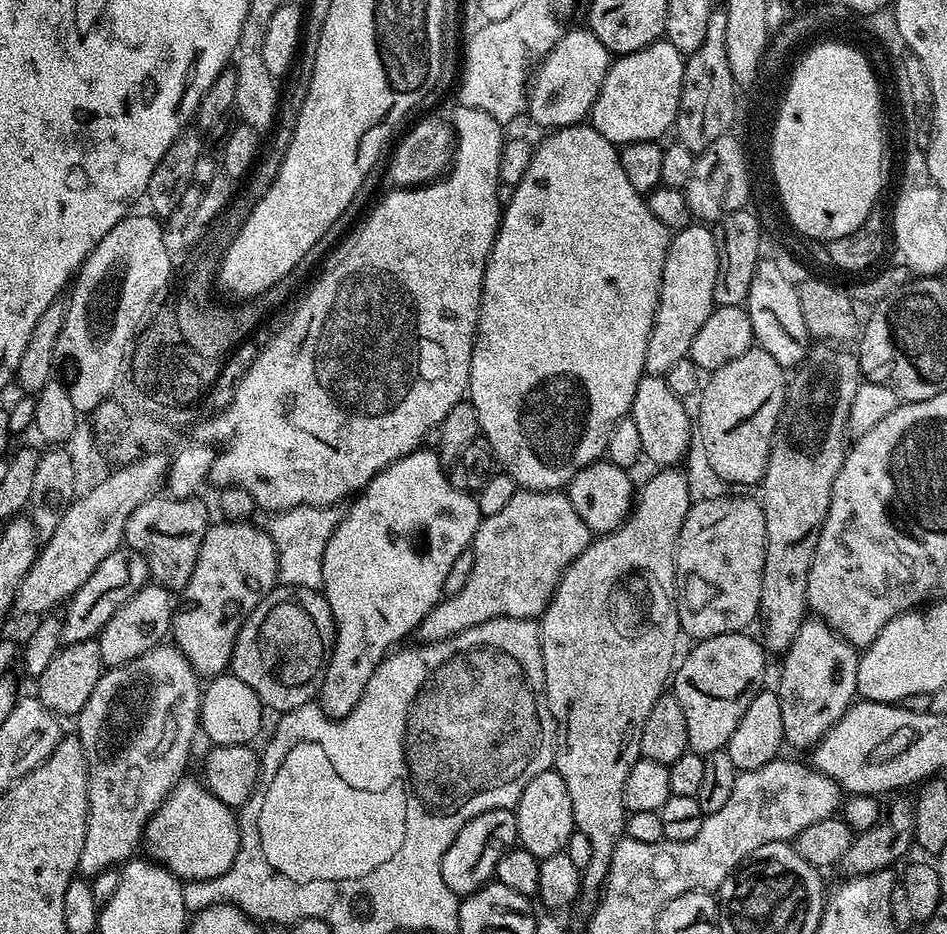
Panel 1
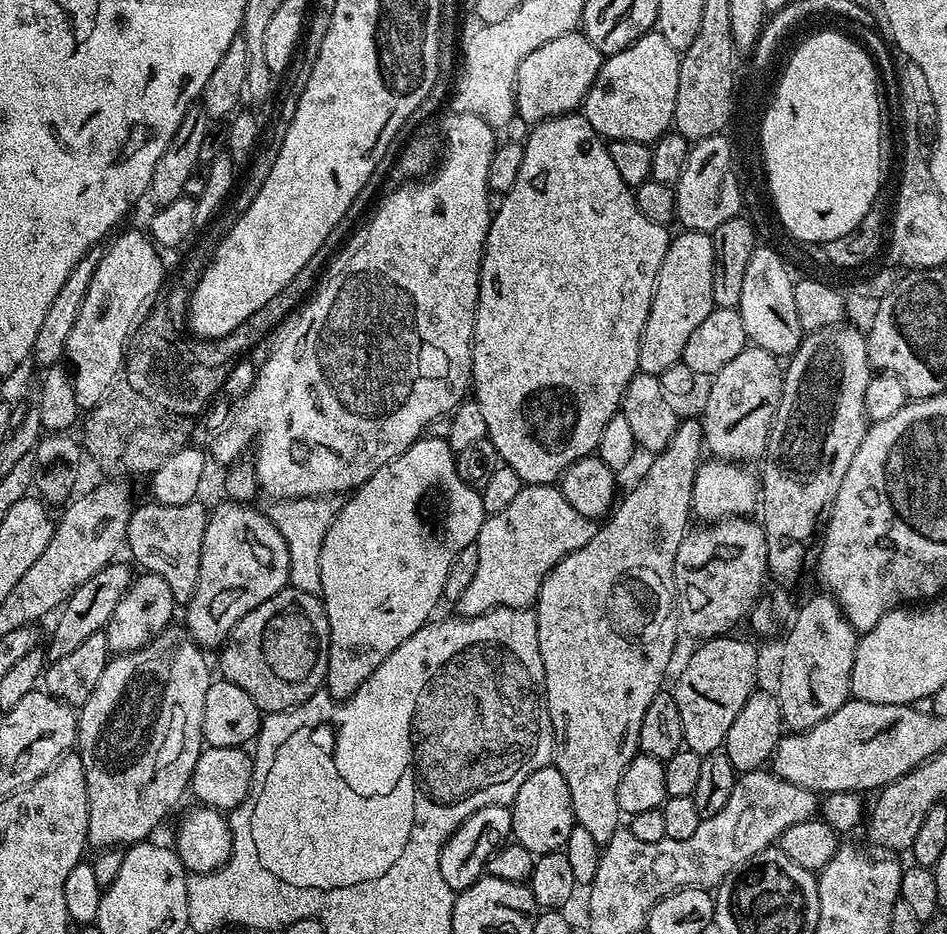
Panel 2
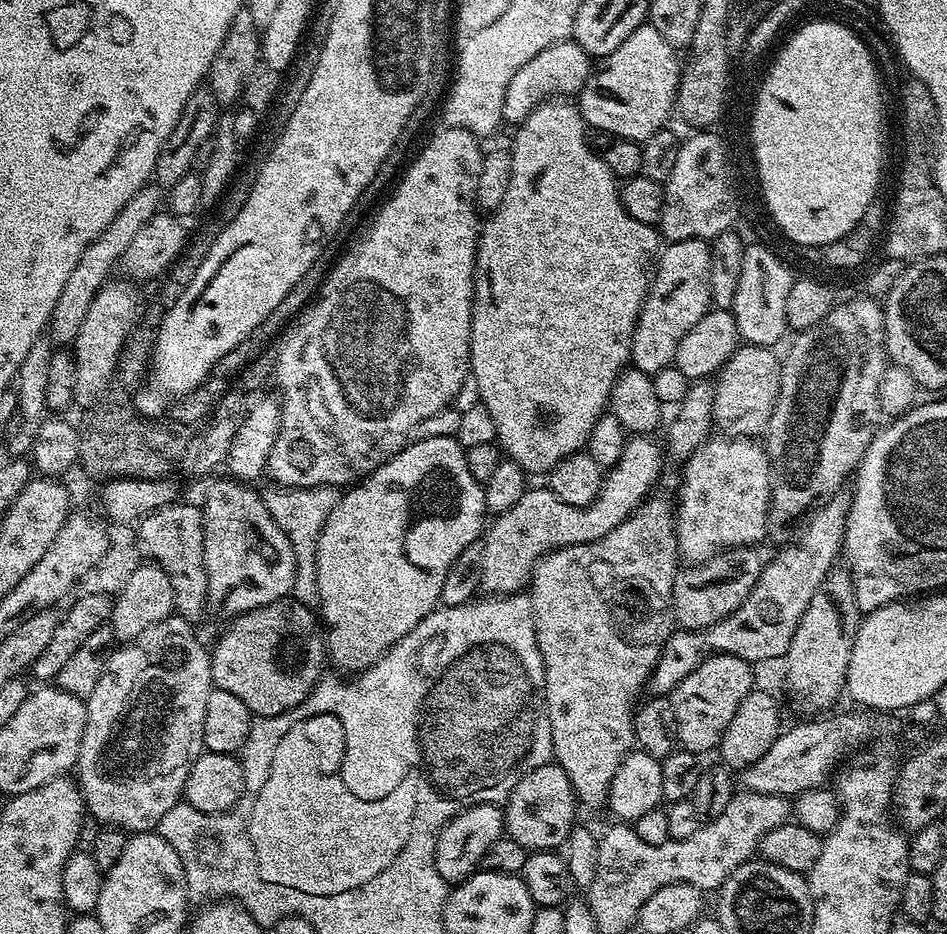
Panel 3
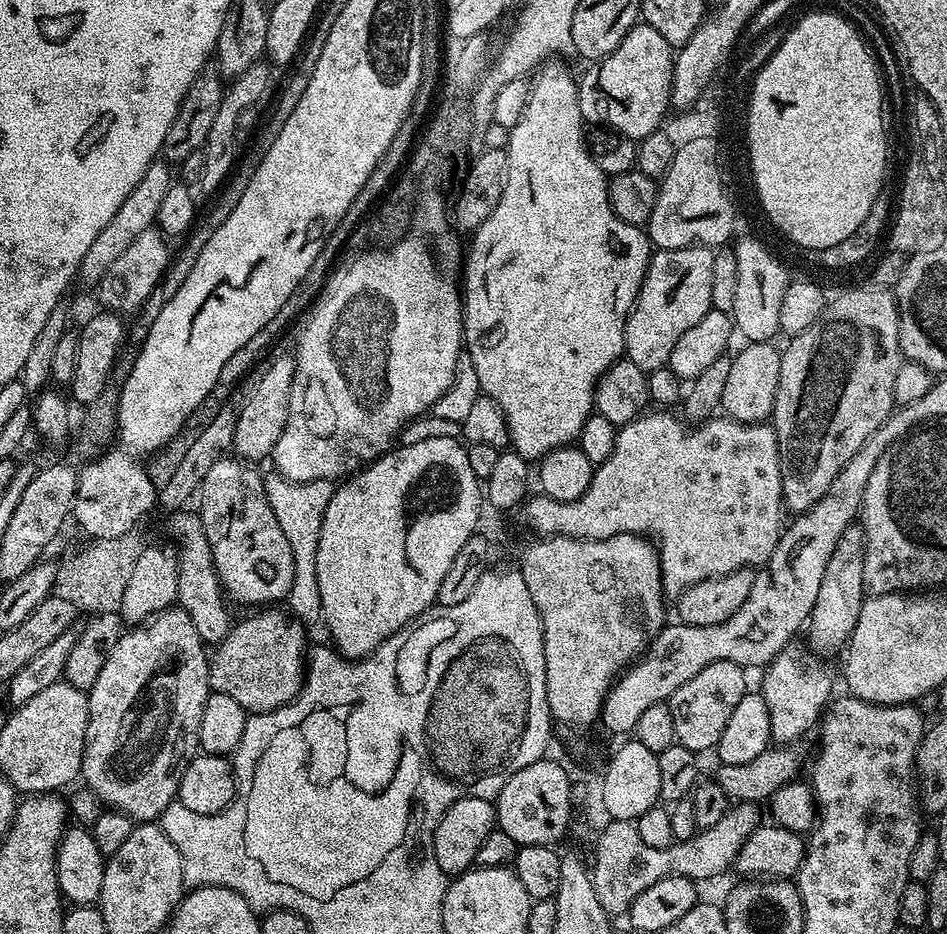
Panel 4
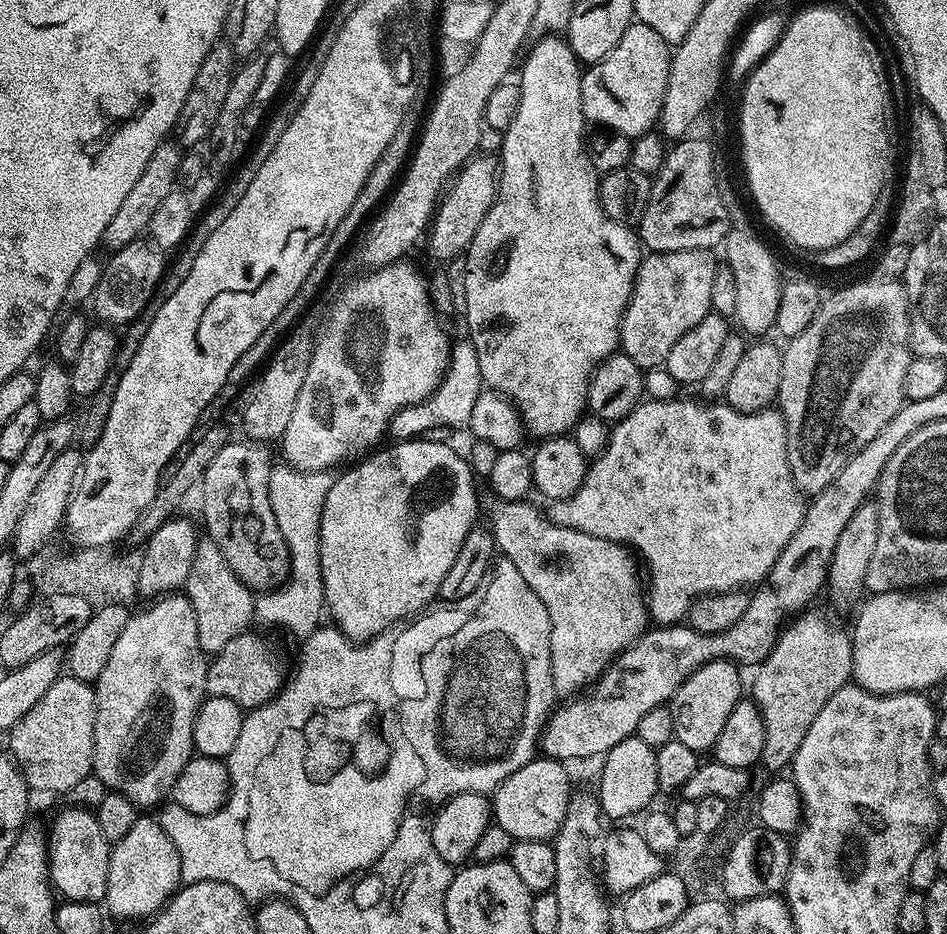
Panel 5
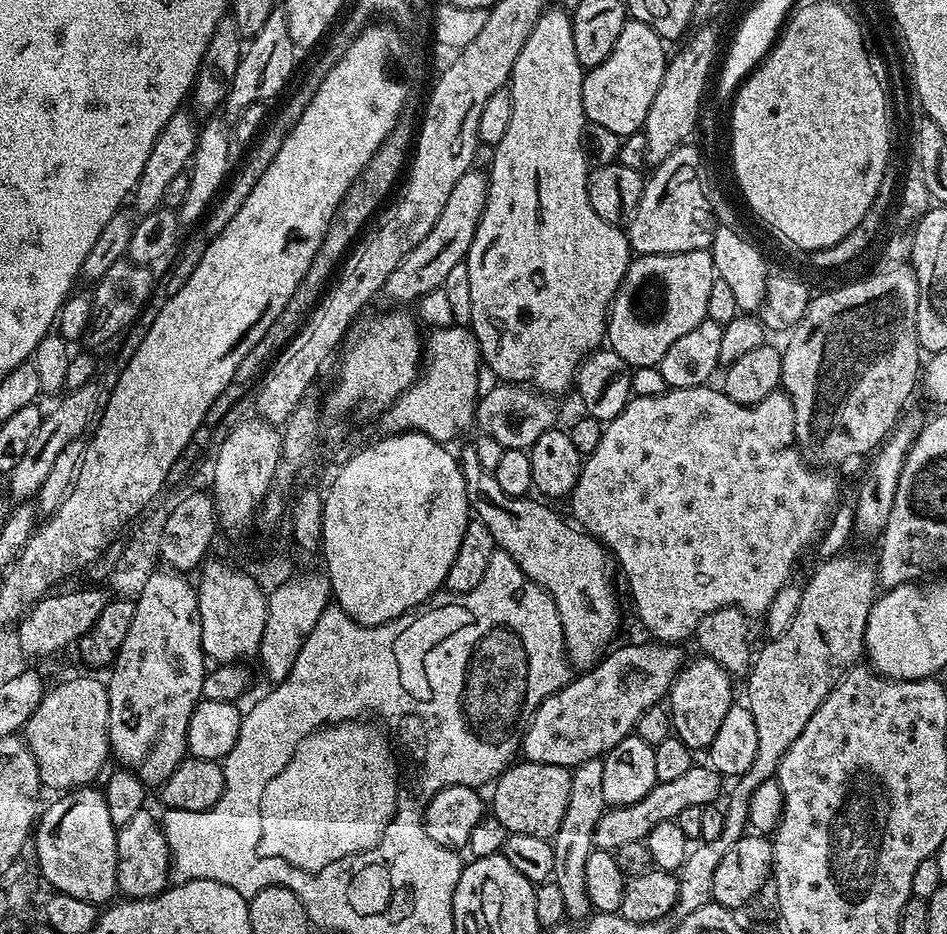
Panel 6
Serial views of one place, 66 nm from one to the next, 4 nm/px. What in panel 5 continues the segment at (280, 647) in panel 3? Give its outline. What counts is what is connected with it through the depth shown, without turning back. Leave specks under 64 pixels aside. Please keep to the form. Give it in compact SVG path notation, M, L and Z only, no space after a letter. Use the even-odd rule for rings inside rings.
M249 630L242 633L238 638L230 638L230 642L226 644L224 649L211 657L206 686L204 687L208 696L230 698L230 702L234 702L238 707L251 710L269 704L273 698L280 695L286 683L286 672L284 676L284 668L280 665L279 658L272 653L271 646L262 637L255 636L254 632Z

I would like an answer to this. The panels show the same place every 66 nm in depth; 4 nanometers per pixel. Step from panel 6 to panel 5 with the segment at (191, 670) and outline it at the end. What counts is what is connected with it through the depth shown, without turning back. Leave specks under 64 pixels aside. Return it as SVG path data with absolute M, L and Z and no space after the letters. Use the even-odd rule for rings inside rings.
M165 594L153 599L149 608L144 608L140 613L133 615L126 622L126 630L122 630L122 635L118 637L118 642L114 642L114 651L110 654L110 659L106 662L106 670L95 682L96 690L96 721L94 722L94 746L92 747L92 772L105 785L105 789L121 792L127 800L136 805L140 810L152 810L163 805L169 799L174 782L178 782L178 774L182 774L184 767L192 761L194 755L194 722L201 704L206 699L204 687L208 677L209 661L206 653L198 642L198 626L196 625L196 615L192 603L184 594Z

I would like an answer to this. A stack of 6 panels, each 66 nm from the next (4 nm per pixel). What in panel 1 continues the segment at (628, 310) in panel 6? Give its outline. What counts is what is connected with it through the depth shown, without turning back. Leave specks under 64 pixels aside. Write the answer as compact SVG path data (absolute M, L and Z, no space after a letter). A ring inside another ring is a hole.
M693 222L671 237L662 270L654 326L650 330L650 342L646 342L644 370L649 376L667 377L677 362L689 359L688 351L698 329L717 307L714 282L718 278L718 236L708 228L711 227L707 223Z

